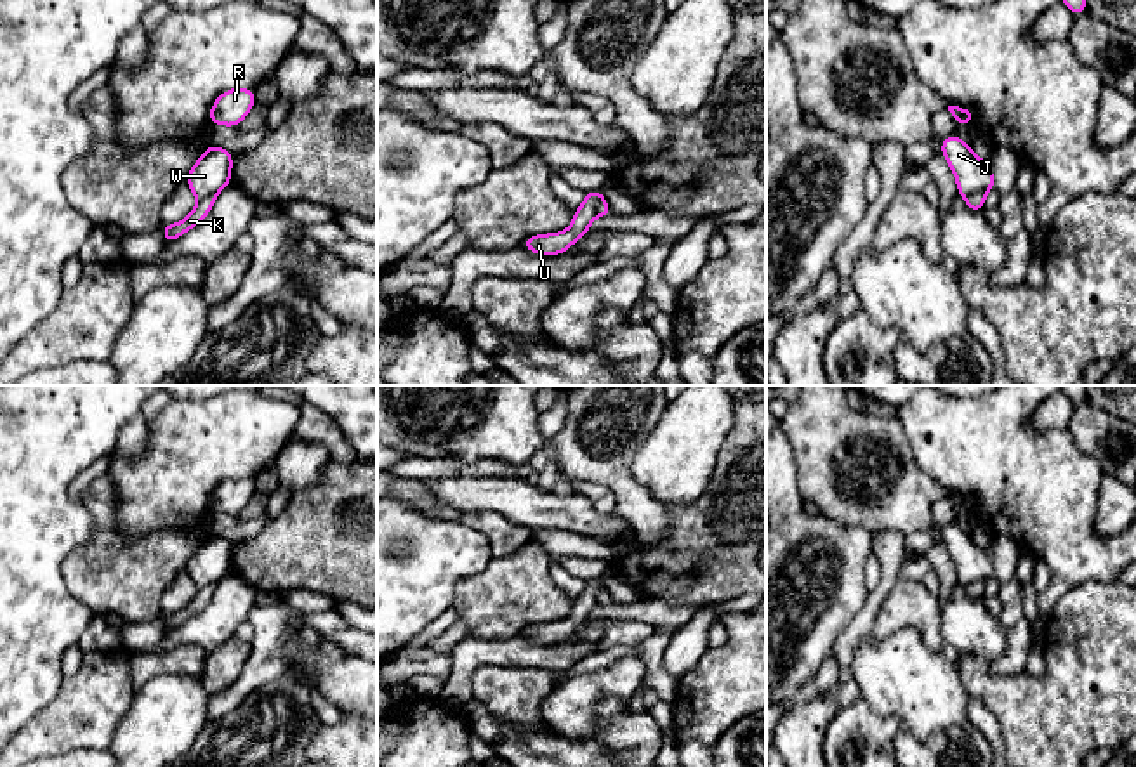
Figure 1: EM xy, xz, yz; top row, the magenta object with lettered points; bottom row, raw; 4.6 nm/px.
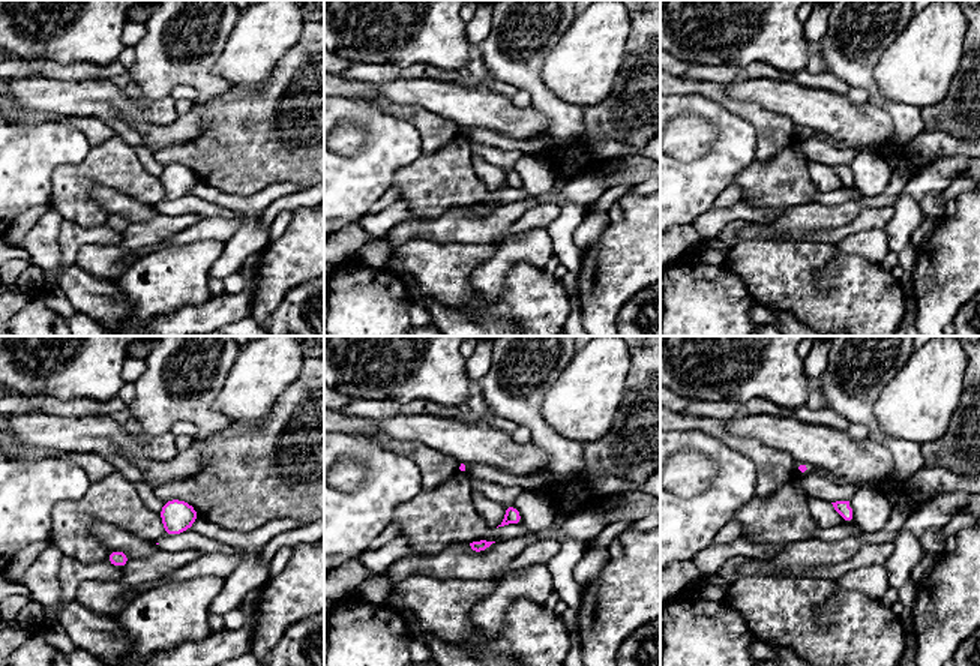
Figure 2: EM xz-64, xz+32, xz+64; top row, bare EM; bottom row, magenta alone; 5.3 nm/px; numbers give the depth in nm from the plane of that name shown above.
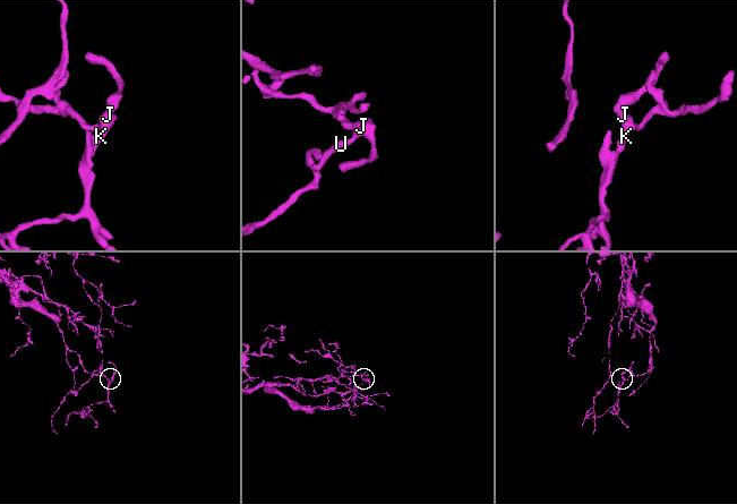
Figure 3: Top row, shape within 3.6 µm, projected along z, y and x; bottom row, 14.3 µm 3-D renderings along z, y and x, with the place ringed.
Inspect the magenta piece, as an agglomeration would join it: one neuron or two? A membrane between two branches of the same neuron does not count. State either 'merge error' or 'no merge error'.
merge error

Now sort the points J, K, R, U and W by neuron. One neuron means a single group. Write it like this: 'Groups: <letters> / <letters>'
Groups: J R U W / K

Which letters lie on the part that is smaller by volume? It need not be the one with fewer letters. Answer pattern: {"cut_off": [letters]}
{"cut_off": ["K"]}

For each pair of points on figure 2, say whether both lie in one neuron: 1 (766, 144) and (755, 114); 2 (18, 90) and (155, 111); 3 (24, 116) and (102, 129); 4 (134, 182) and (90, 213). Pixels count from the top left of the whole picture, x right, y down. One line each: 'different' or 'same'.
1: same
2: same
3: same
4: same

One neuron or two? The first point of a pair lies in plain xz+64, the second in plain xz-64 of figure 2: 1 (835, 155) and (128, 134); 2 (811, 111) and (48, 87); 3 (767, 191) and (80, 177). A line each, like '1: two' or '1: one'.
1: two
2: one
3: one

